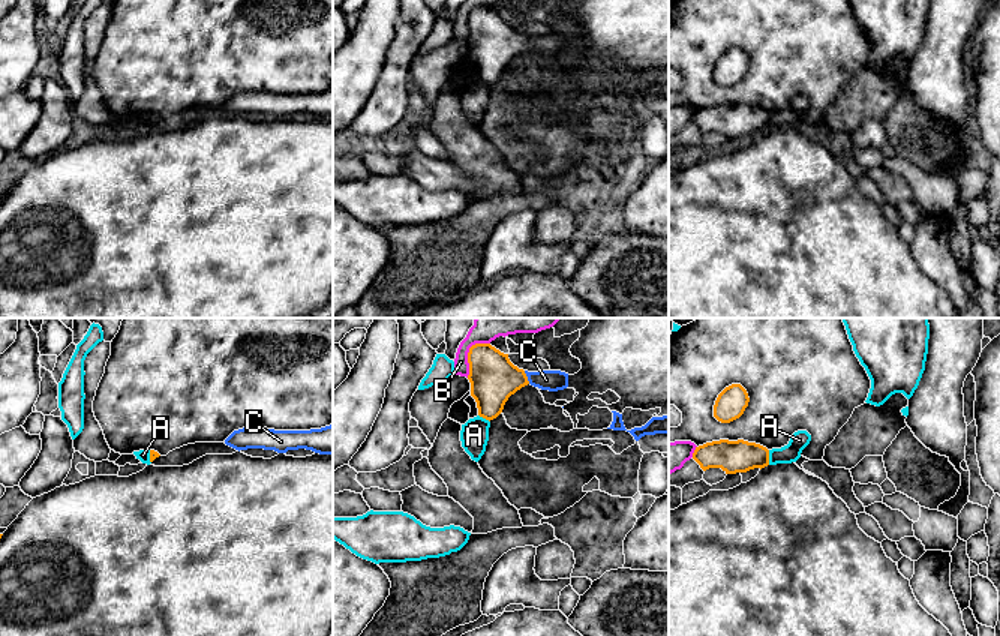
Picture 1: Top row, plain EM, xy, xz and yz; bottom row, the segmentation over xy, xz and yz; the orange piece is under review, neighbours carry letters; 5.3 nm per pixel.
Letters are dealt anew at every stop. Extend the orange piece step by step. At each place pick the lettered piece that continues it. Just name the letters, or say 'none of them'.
C

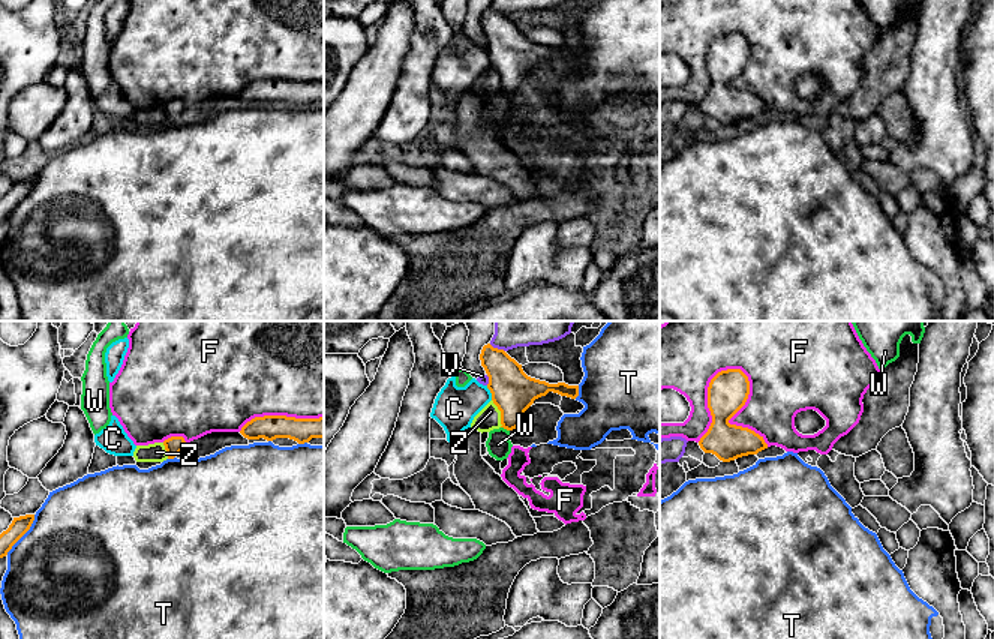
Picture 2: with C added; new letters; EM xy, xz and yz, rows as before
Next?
none of them

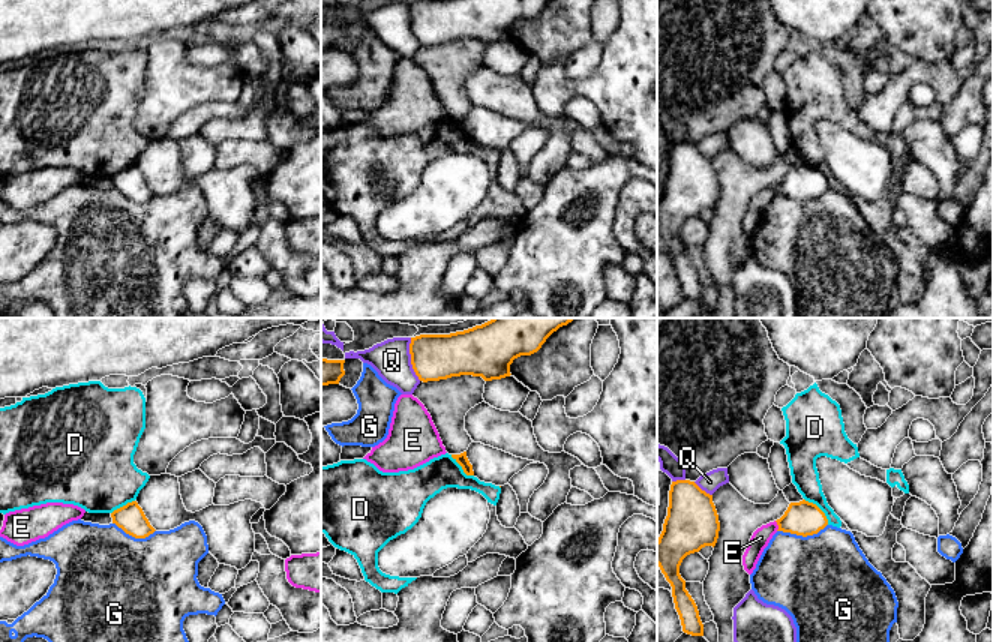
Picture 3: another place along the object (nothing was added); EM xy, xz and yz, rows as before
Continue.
none of them

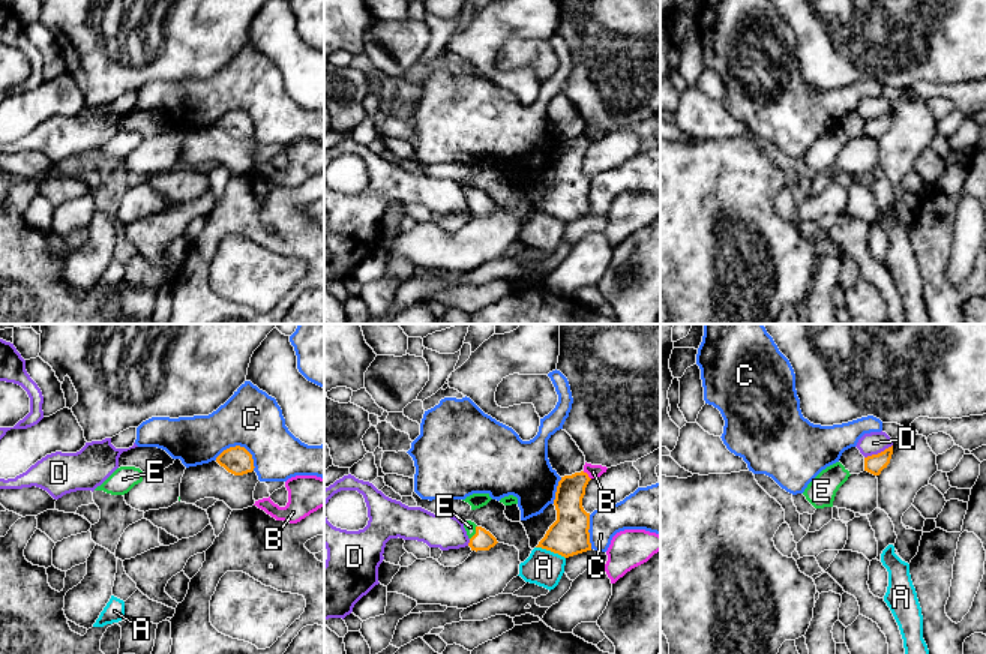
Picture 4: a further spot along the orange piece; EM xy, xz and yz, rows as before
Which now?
E

